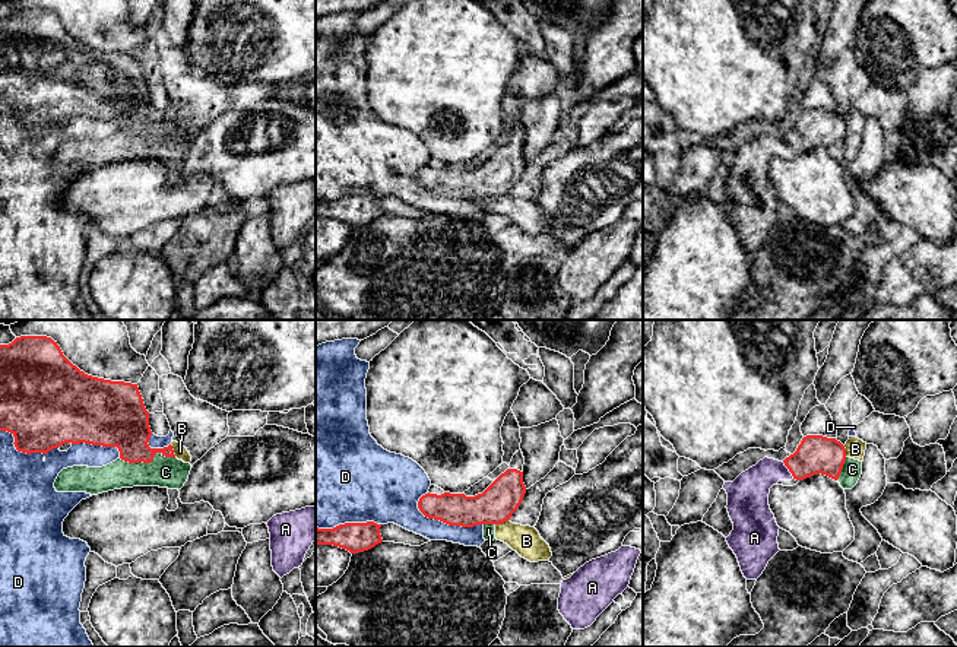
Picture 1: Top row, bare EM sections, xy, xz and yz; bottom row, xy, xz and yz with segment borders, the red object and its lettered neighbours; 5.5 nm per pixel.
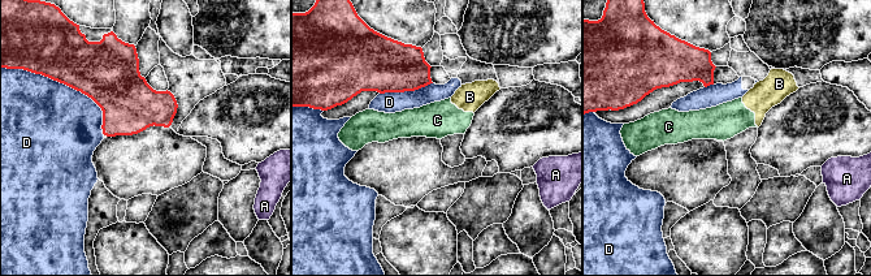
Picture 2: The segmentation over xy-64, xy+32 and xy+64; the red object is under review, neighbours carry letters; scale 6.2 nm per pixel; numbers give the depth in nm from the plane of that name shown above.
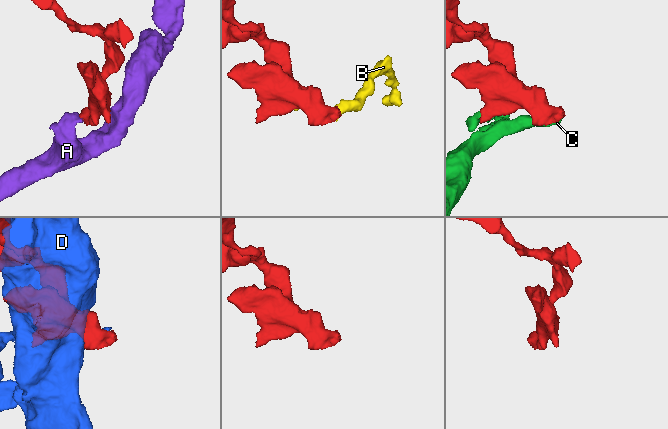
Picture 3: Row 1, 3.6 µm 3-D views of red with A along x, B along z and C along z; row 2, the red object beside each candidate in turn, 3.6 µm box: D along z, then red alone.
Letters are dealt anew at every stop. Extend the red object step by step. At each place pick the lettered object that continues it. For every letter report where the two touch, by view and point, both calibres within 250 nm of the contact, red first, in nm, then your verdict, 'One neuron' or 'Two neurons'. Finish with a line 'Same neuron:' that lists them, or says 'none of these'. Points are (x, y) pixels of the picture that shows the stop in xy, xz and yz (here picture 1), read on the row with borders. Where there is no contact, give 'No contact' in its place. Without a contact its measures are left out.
A: Touches red at yz (789, 471). Thickness 220 nm (red) against 220 nm. One neuron
B: Touches red at xy (173, 450). Thickness 220 nm (red) against 70 nm. Two neurons
C: Touches red at xy (148, 462). Thickness 280 nm (red) against 180 nm. Two neurons
D: Touches red at xz (447, 523). Thickness 190 nm (red) against 160 nm. Two neurons
Same neuron: A

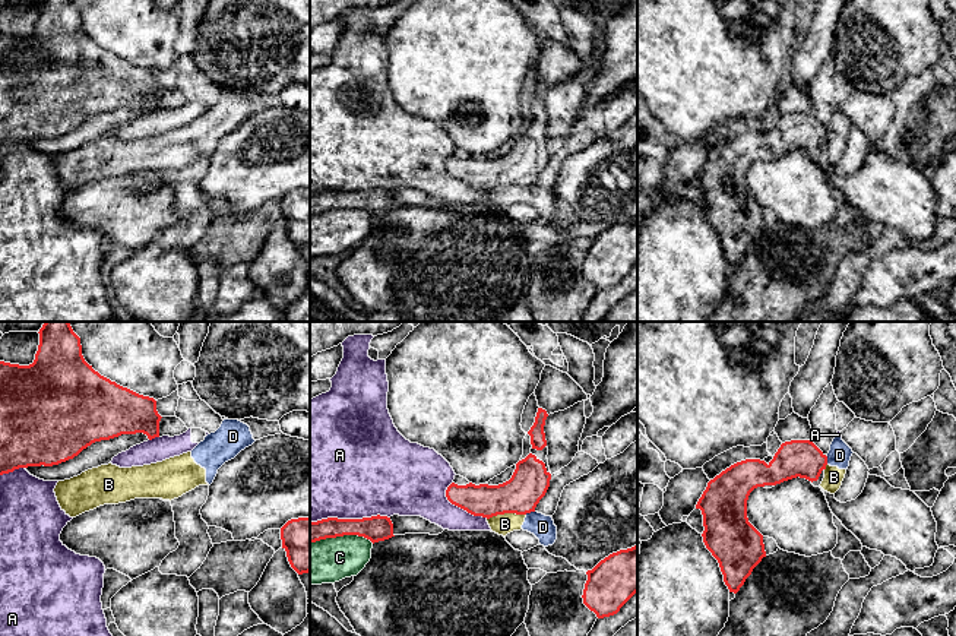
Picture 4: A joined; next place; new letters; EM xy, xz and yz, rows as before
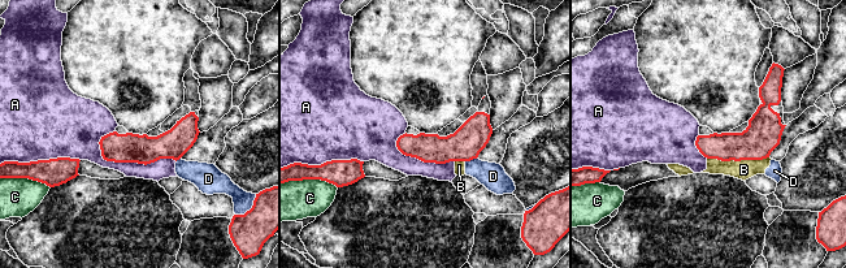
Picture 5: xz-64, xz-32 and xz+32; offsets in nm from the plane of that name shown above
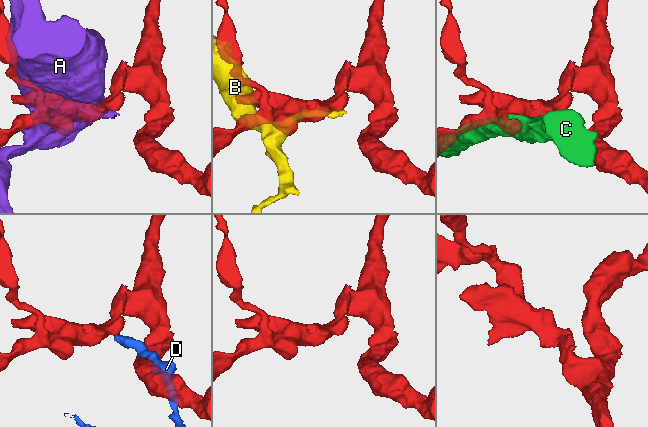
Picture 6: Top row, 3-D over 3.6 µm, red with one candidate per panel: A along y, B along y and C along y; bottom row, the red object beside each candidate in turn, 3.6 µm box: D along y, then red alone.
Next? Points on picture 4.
A: Touches red at xz (350, 519). Thickness 140 nm (red) against 500 nm. Two neurons
B: Touches red at xz (506, 512). Thickness 200 nm (red) against 110 nm. Two neurons
C: Touches red at xz (342, 535). Thickness 140 nm (red) against 240 nm. Two neurons
D: Touches red at xz (529, 512). Thickness 200 nm (red) against 130 nm. Two neurons
Same neuron: none of these

